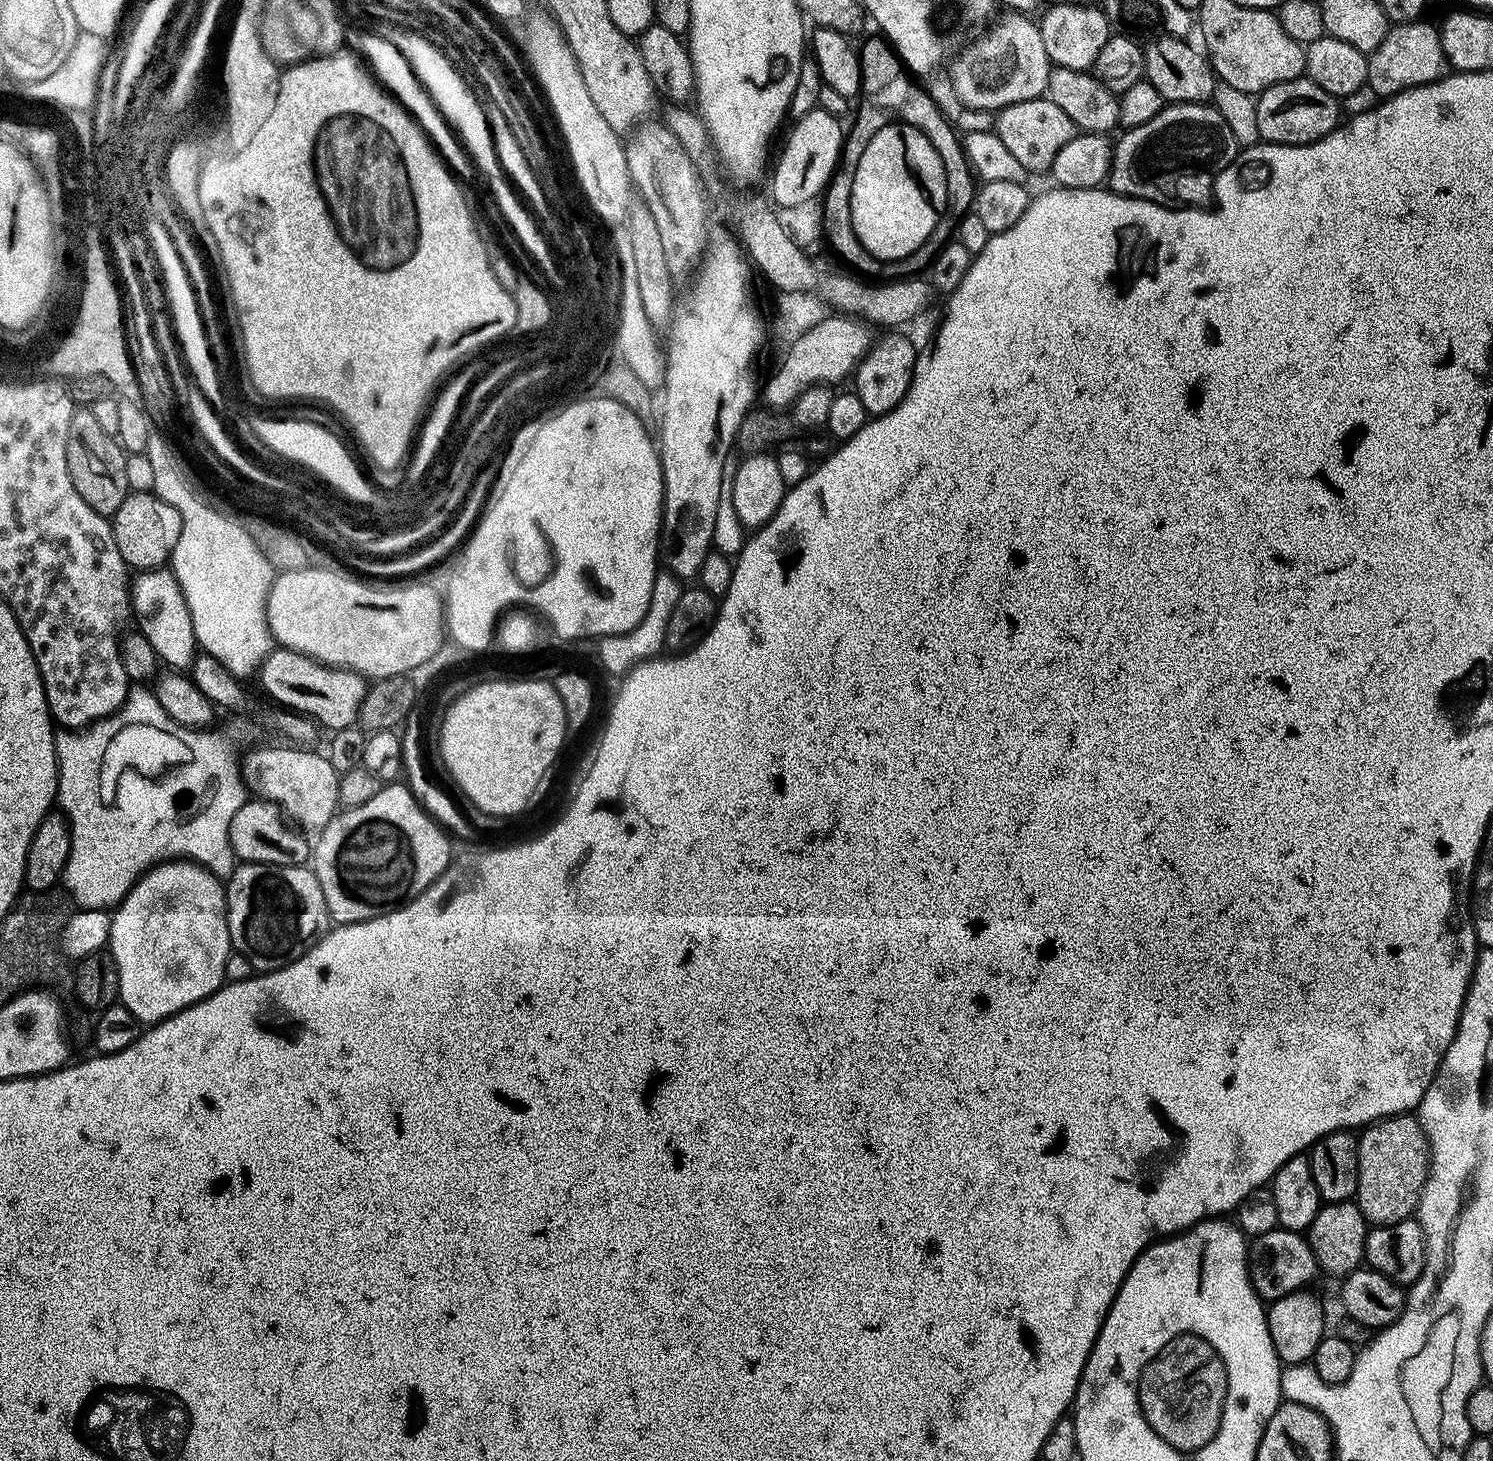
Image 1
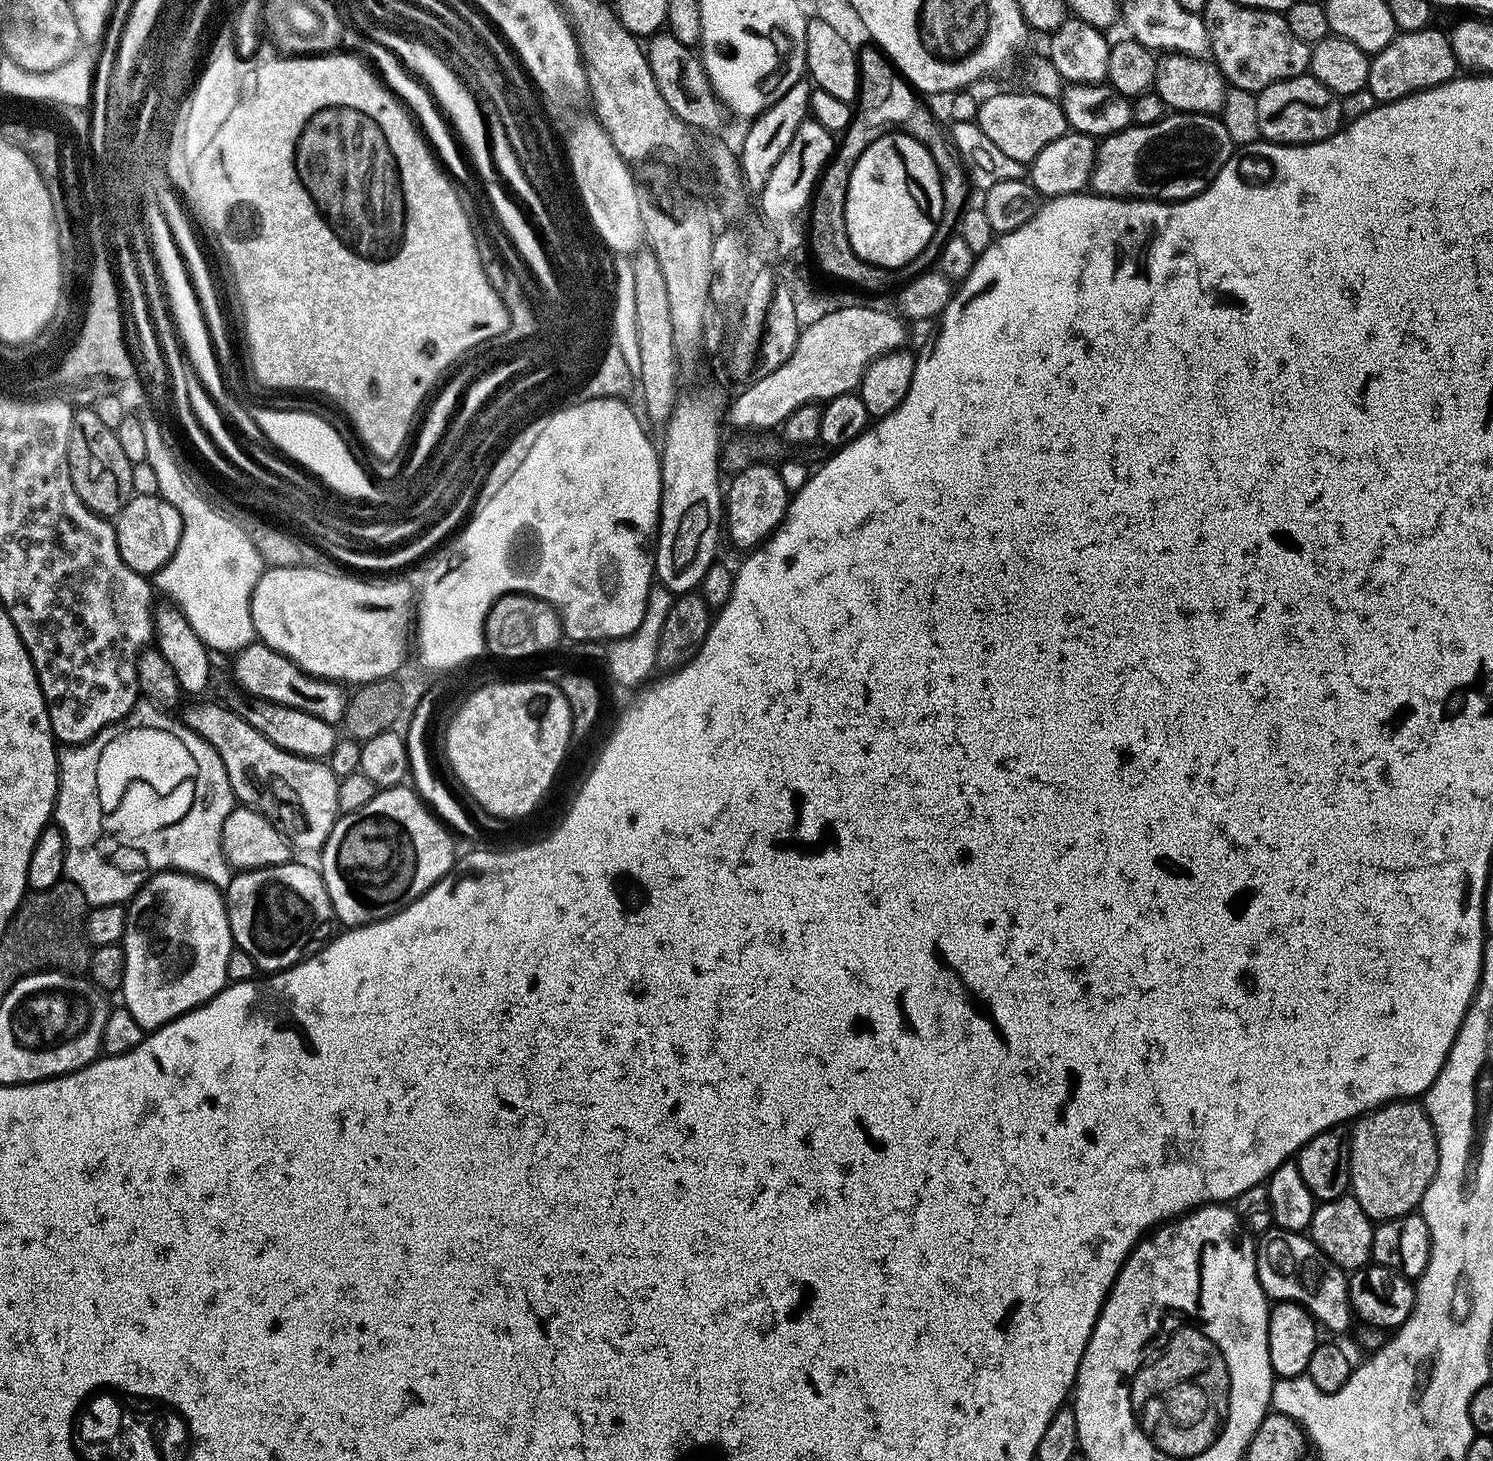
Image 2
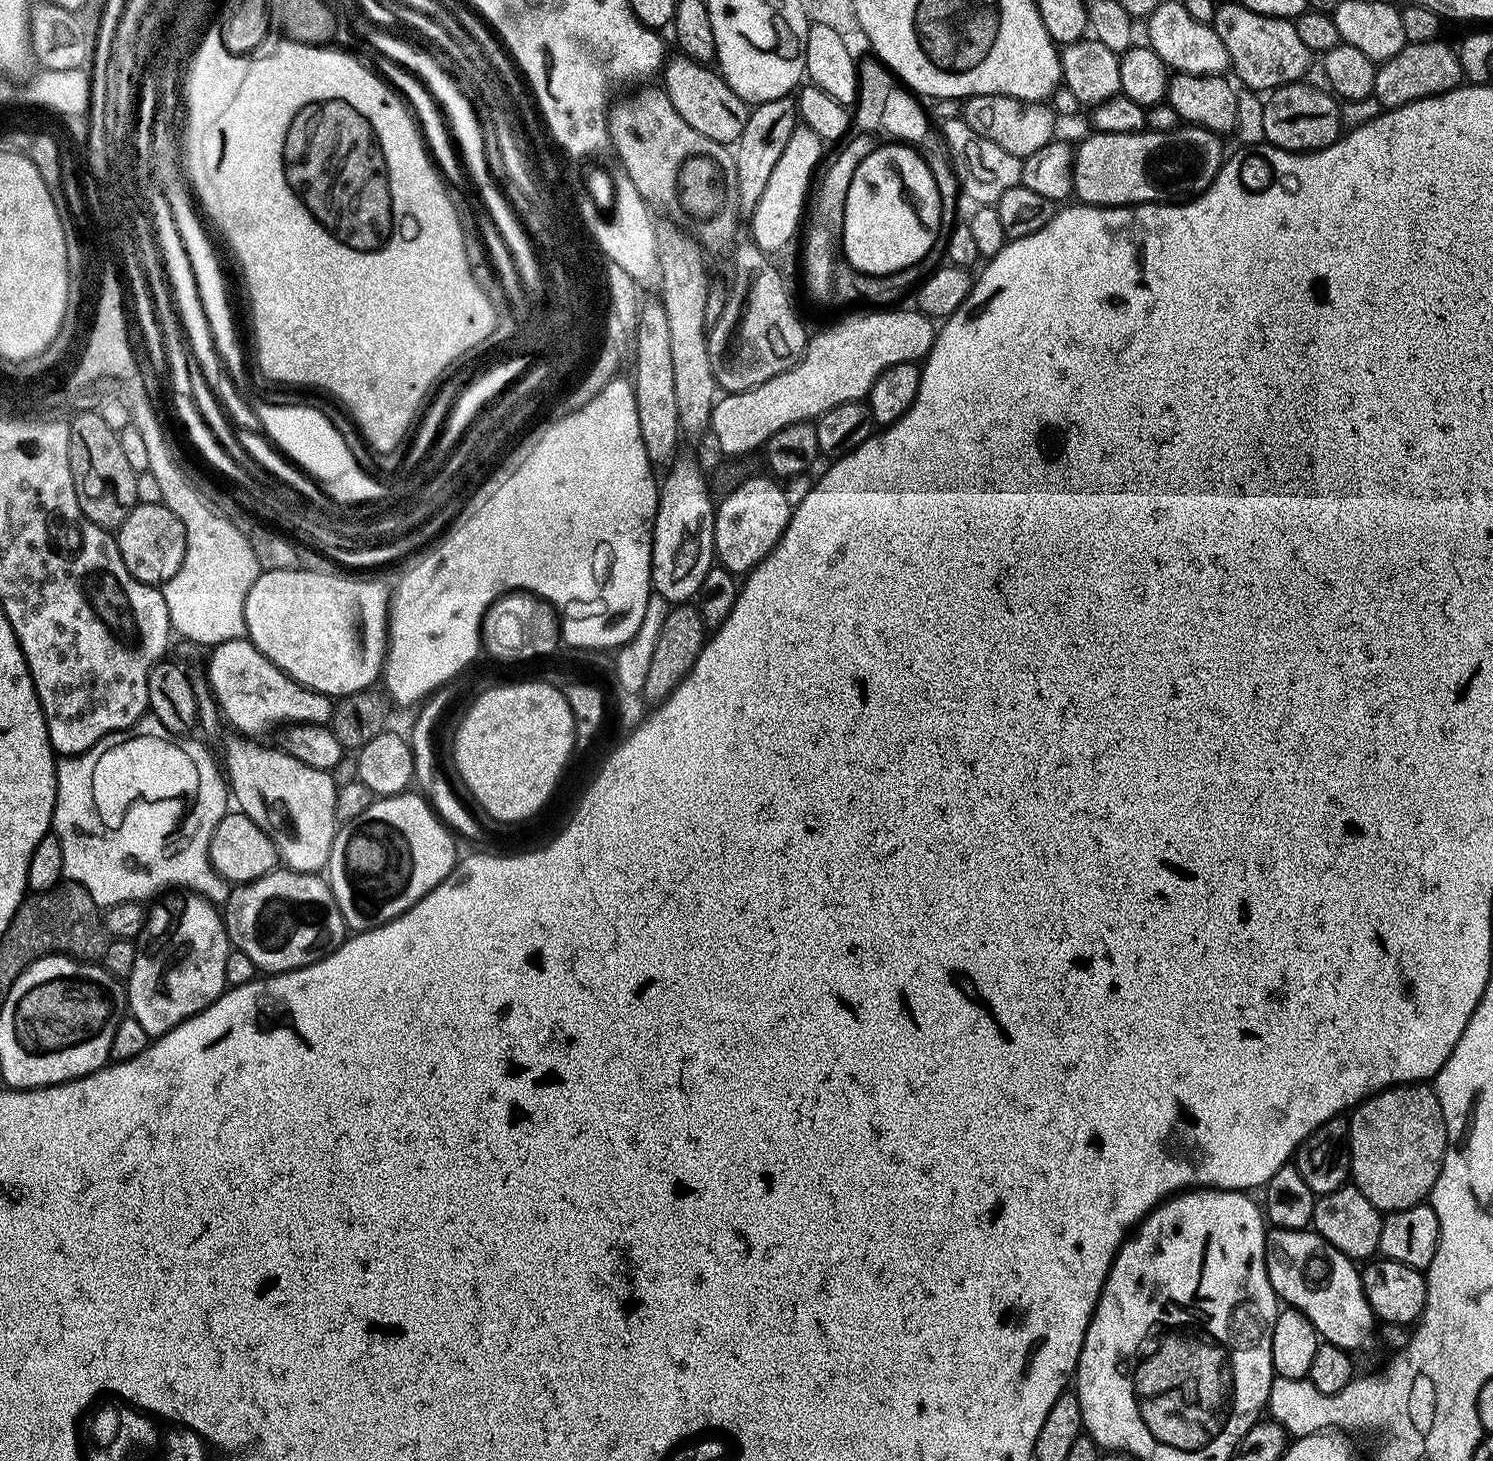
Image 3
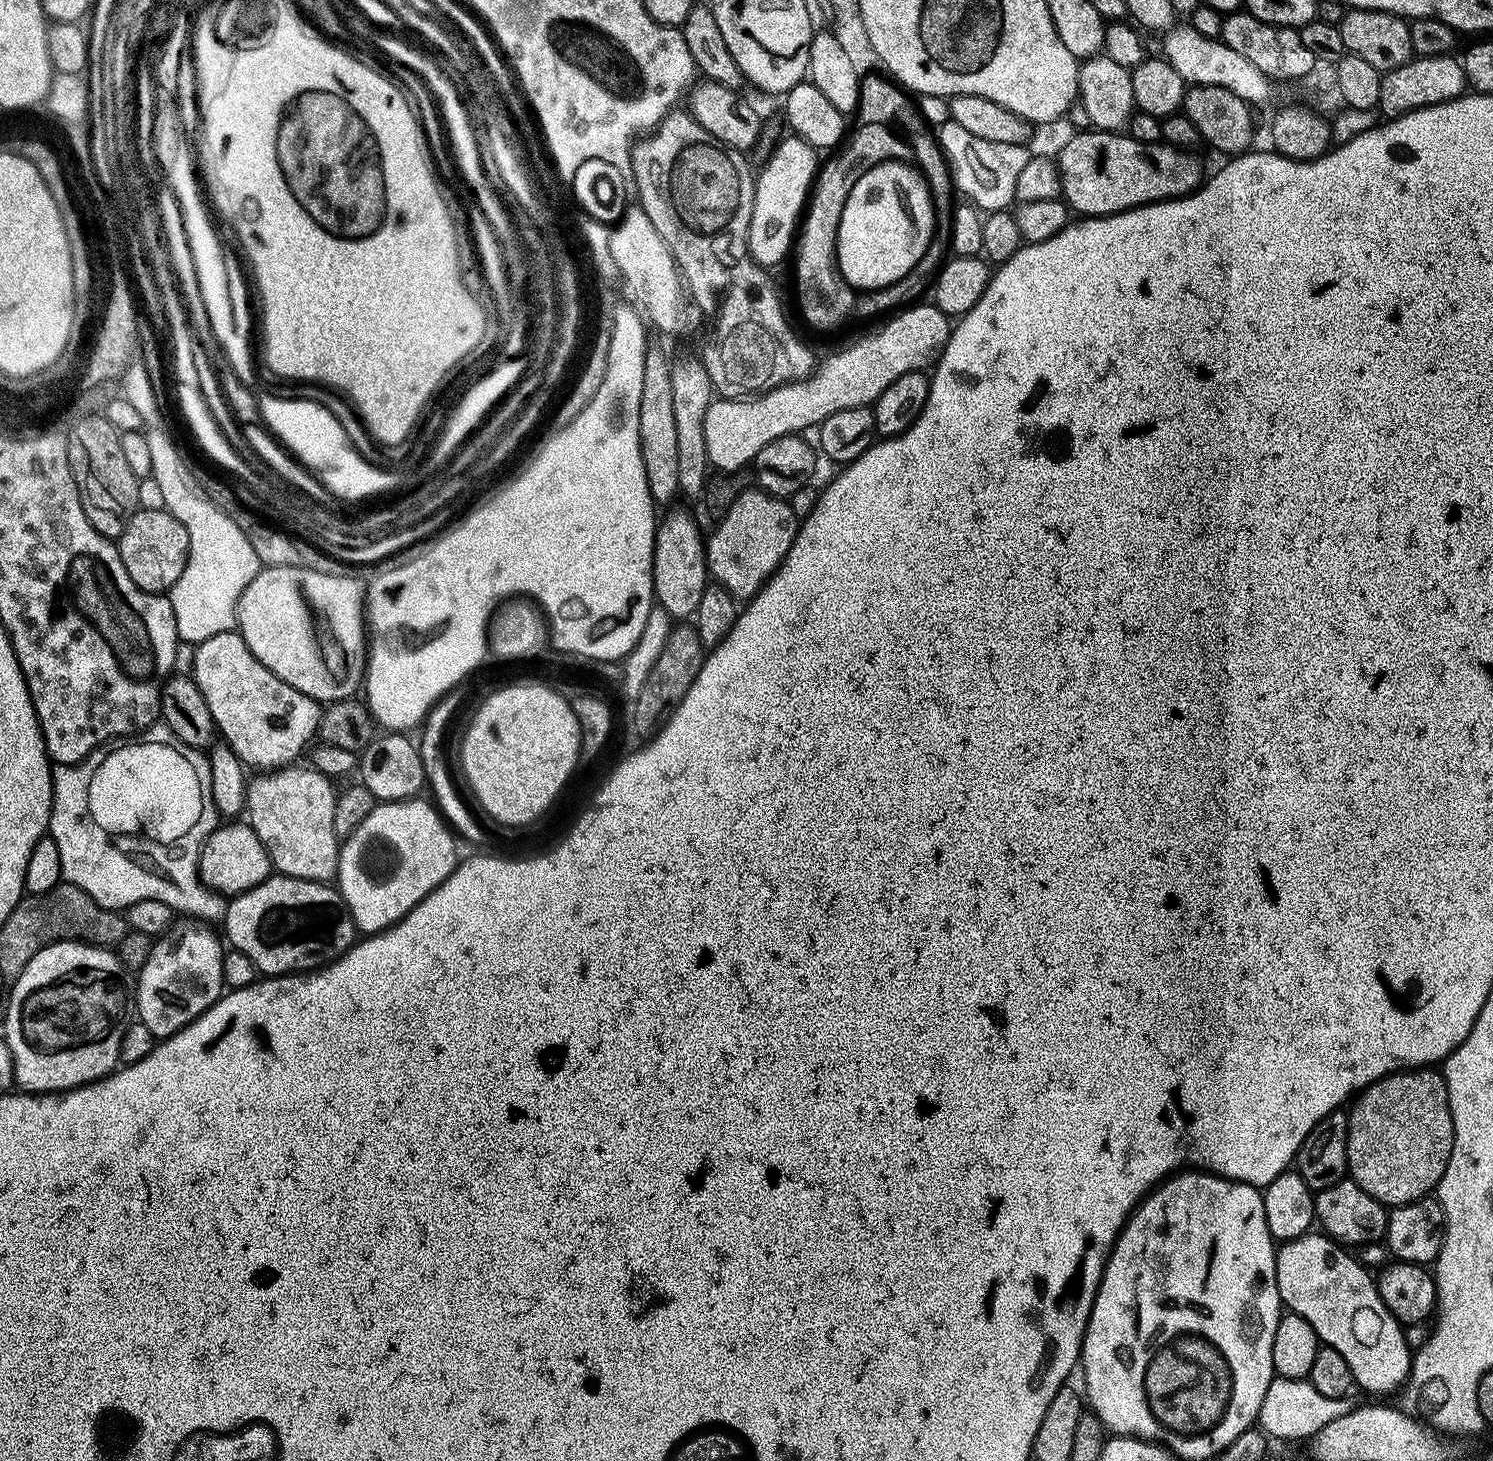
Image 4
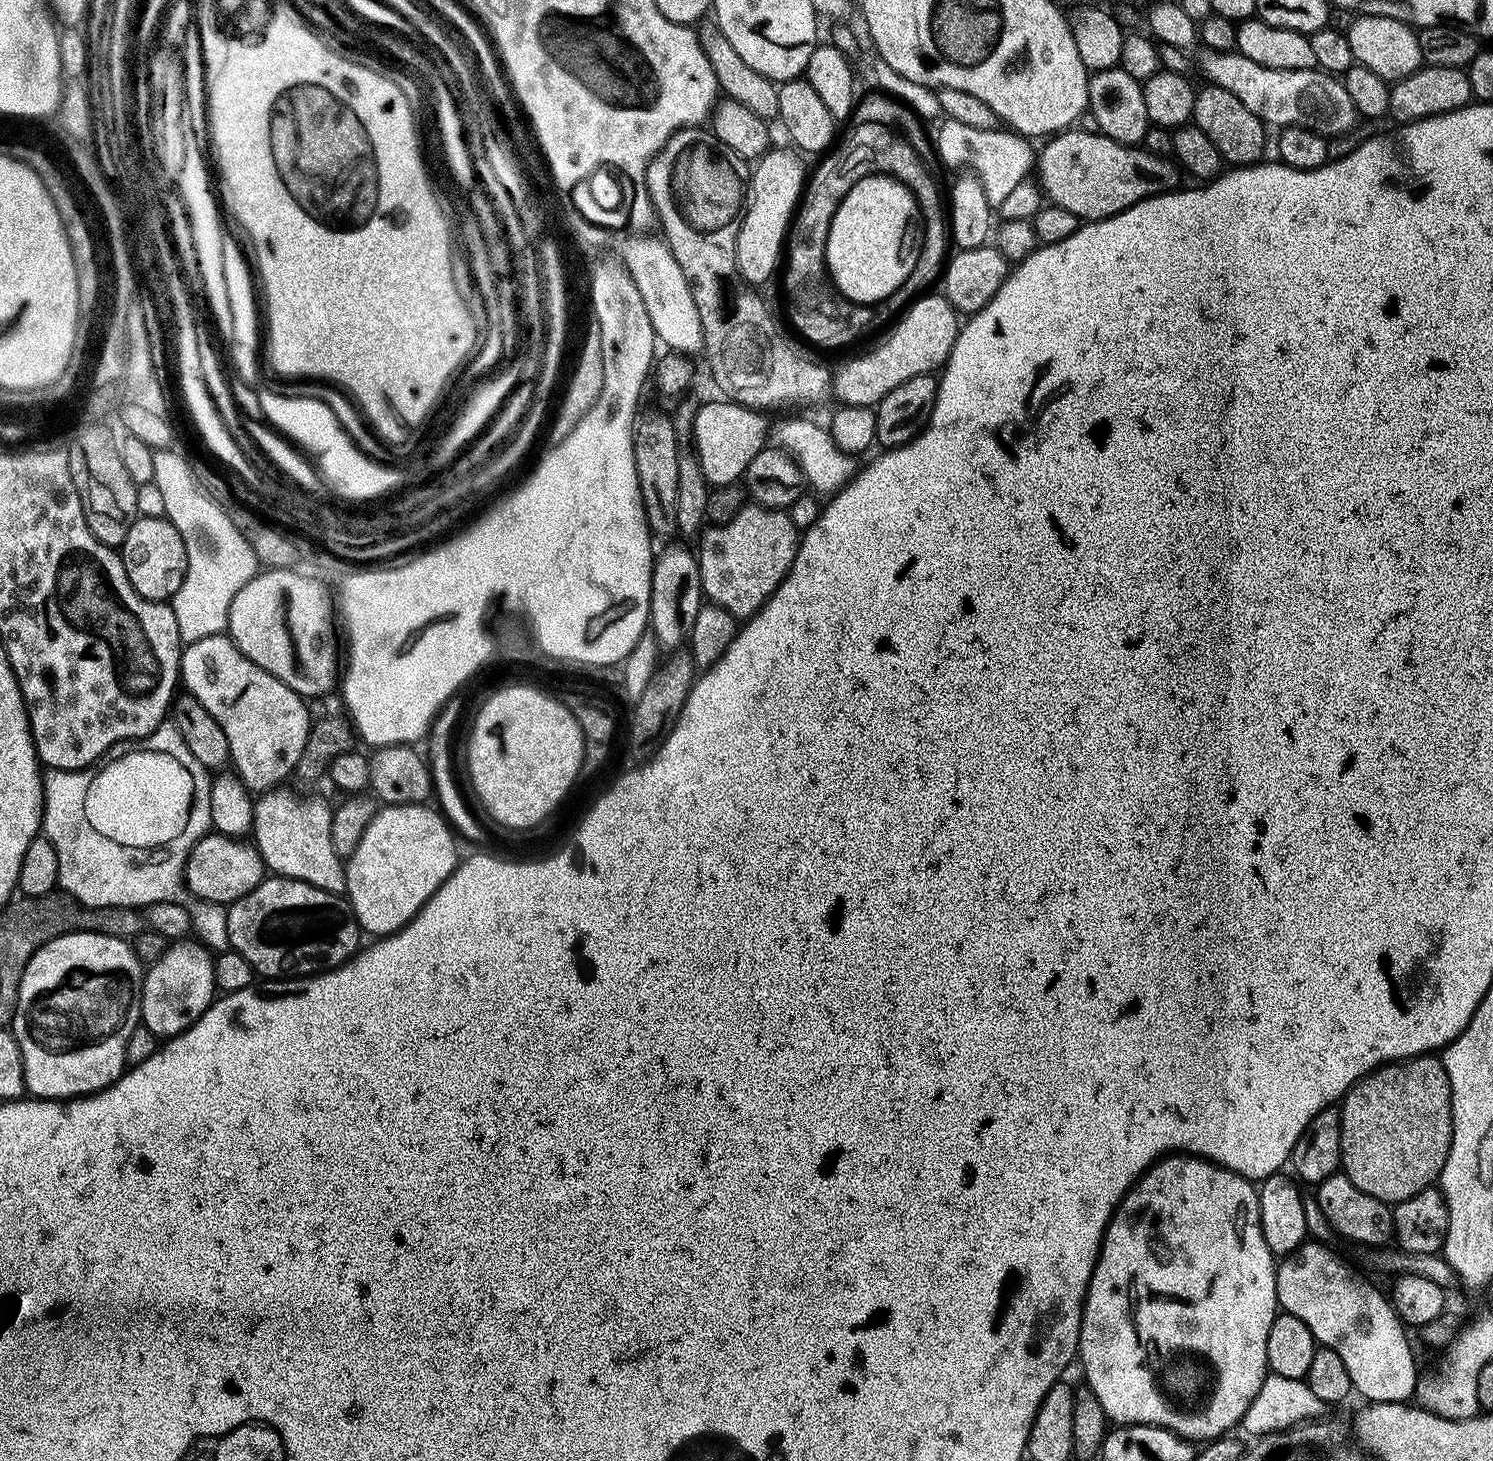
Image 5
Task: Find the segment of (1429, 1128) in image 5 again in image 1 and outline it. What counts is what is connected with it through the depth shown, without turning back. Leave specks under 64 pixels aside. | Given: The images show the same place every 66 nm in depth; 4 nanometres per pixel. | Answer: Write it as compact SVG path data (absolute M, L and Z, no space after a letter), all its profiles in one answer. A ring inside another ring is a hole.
M1412 1114L1388 1116L1384 1120L1378 1120L1375 1124L1365 1127L1357 1139L1359 1178L1354 1198L1361 1214L1373 1227L1394 1225L1398 1221L1409 1219L1419 1205L1420 1192L1428 1176L1430 1153L1423 1125L1419 1119L1416 1120L1414 1117L1415 1115Z

